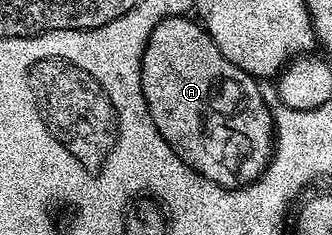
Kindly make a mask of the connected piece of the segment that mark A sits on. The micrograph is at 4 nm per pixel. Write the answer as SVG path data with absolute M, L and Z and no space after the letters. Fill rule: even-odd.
M190 16L167 17L151 32L151 37L147 40L147 46L143 52L143 62L141 63L141 87L145 95L145 103L147 104L149 115L153 119L159 134L170 143L171 148L175 150L177 156L190 169L197 171L205 179L209 179L213 183L224 187L252 185L263 176L263 172L273 161L273 154L275 152L274 120L271 118L269 107L266 106L258 91L258 85L259 81L256 78L250 77L245 71L241 71L241 67L237 67L229 59L225 59L225 55L221 55L221 51L216 47L211 36L207 34L206 29L203 28L198 20L192 19Z

